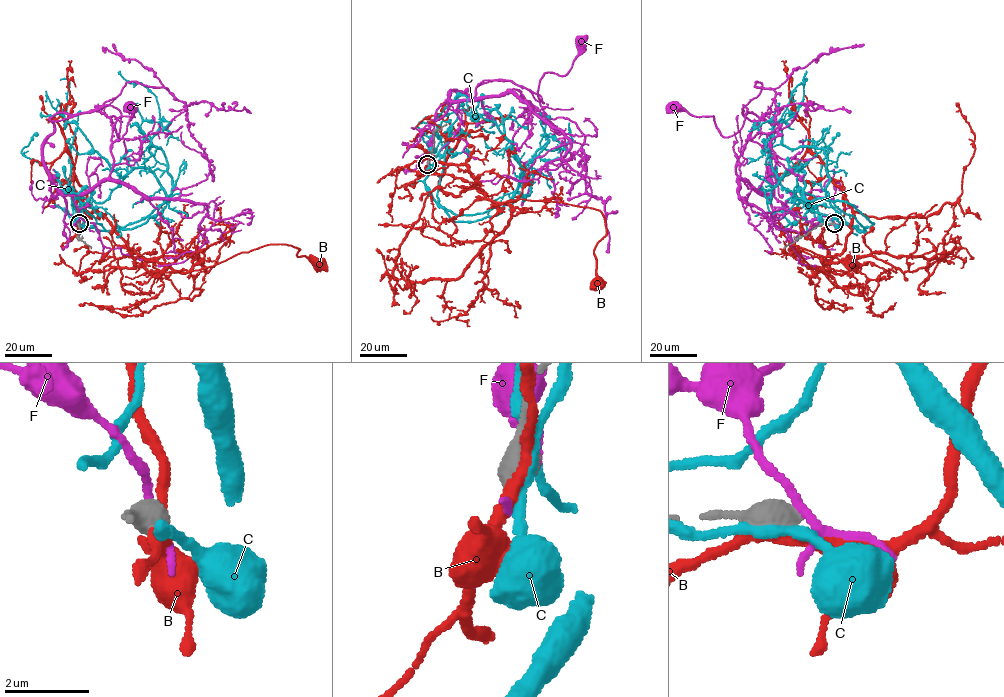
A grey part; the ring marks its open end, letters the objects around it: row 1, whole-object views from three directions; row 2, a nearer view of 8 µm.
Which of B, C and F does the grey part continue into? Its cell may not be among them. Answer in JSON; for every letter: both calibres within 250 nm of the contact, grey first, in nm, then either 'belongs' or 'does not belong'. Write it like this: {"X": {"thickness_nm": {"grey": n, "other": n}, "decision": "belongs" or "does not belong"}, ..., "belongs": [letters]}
{"B": {"thickness_nm": {"grey": 700, "other": 280}, "decision": "does not belong"}, "C": {"thickness_nm": {"grey": 650, "other": 200}, "decision": "does not belong"}, "F": {"thickness_nm": {"grey": 600, "other": 160}, "decision": "does not belong"}, "belongs": []}

